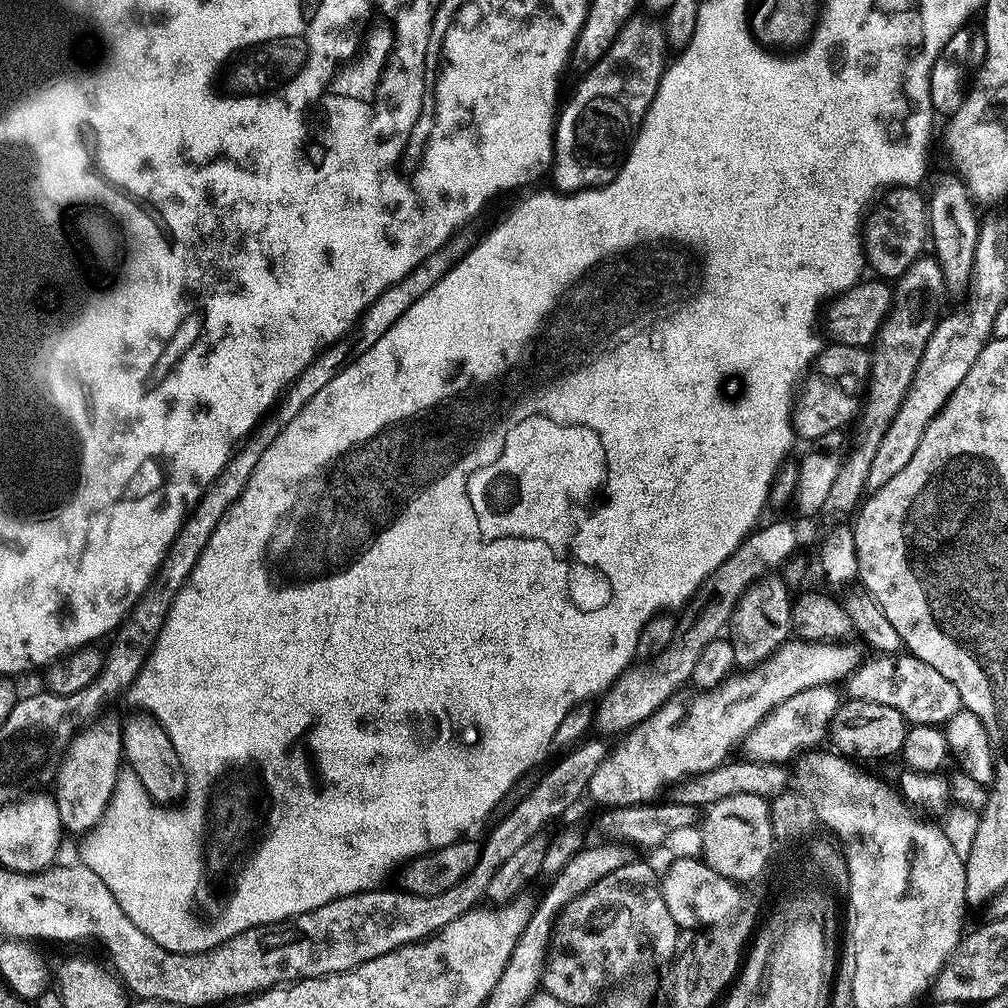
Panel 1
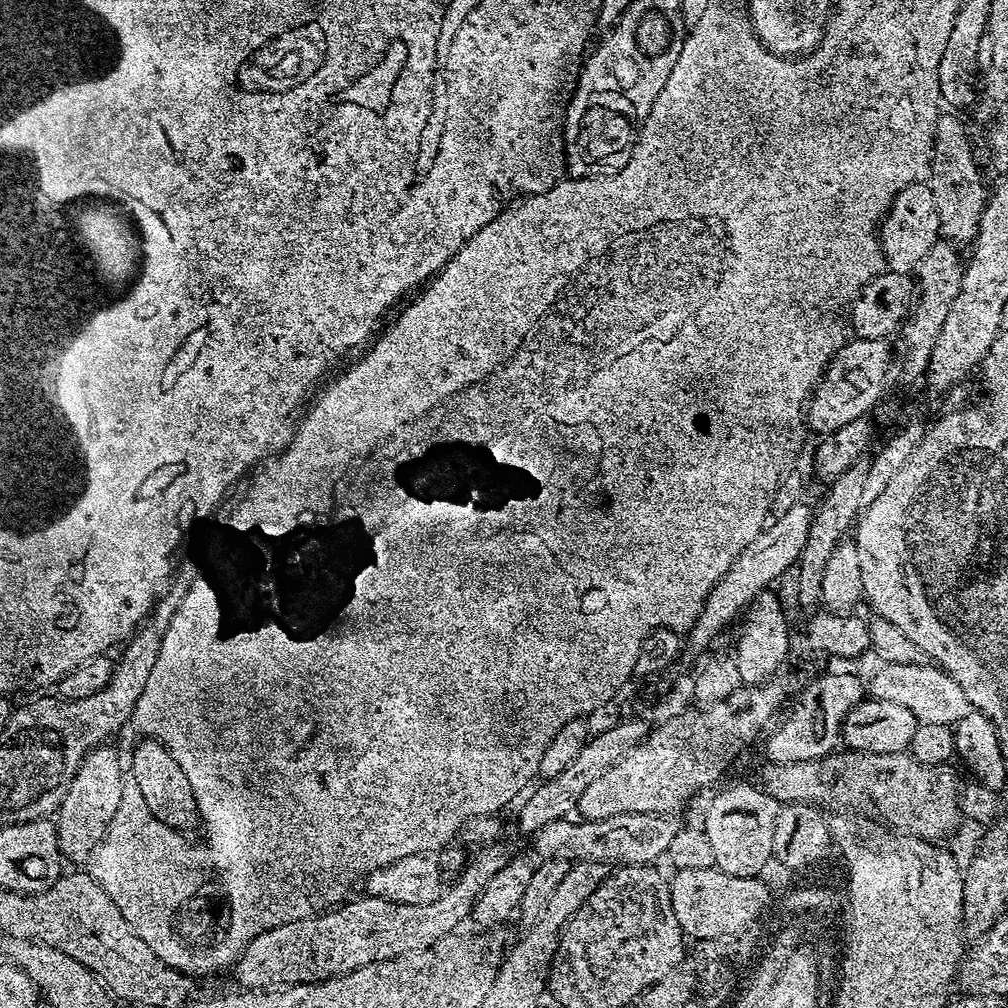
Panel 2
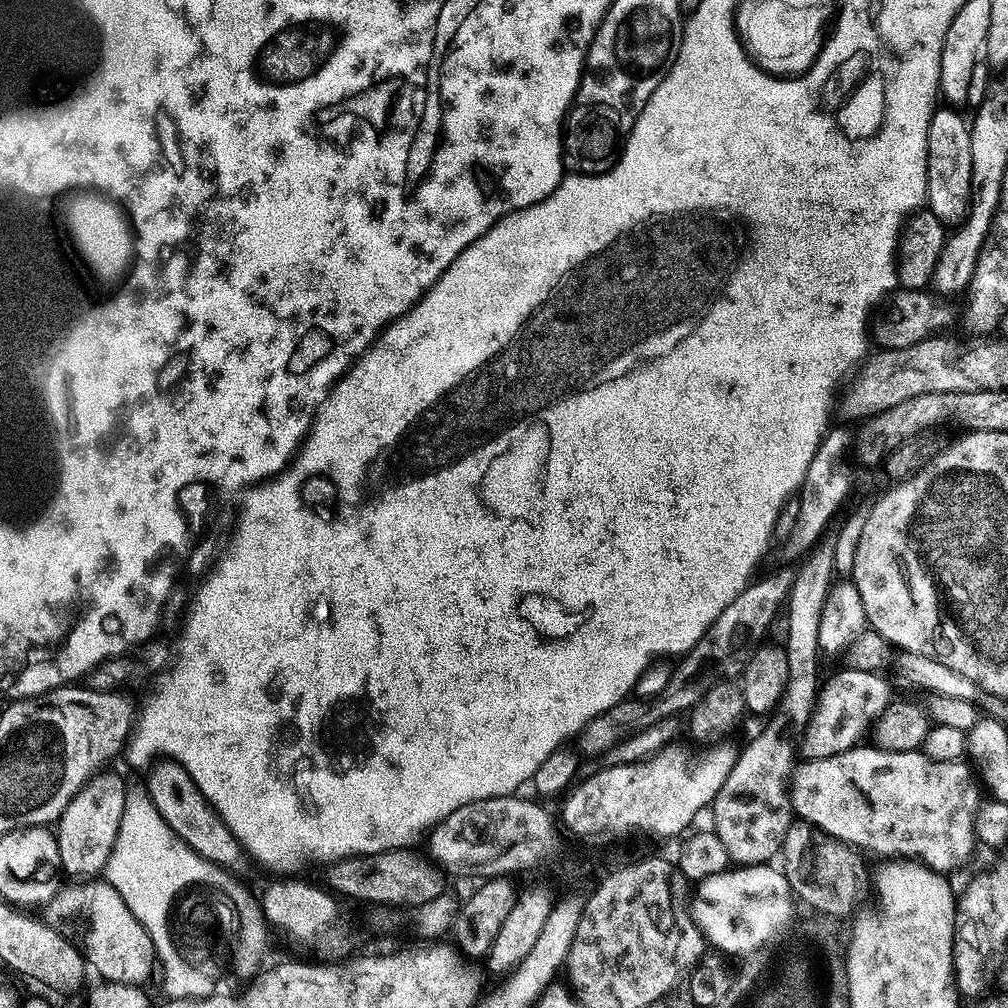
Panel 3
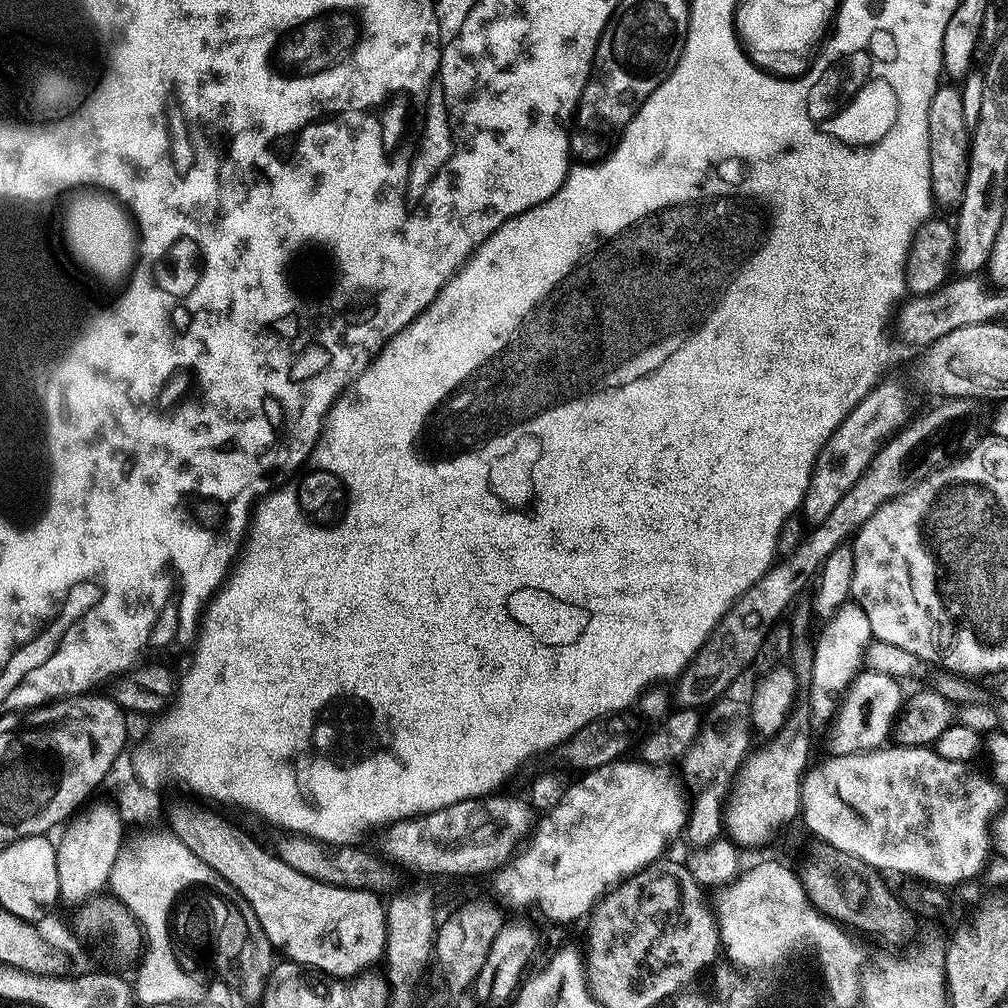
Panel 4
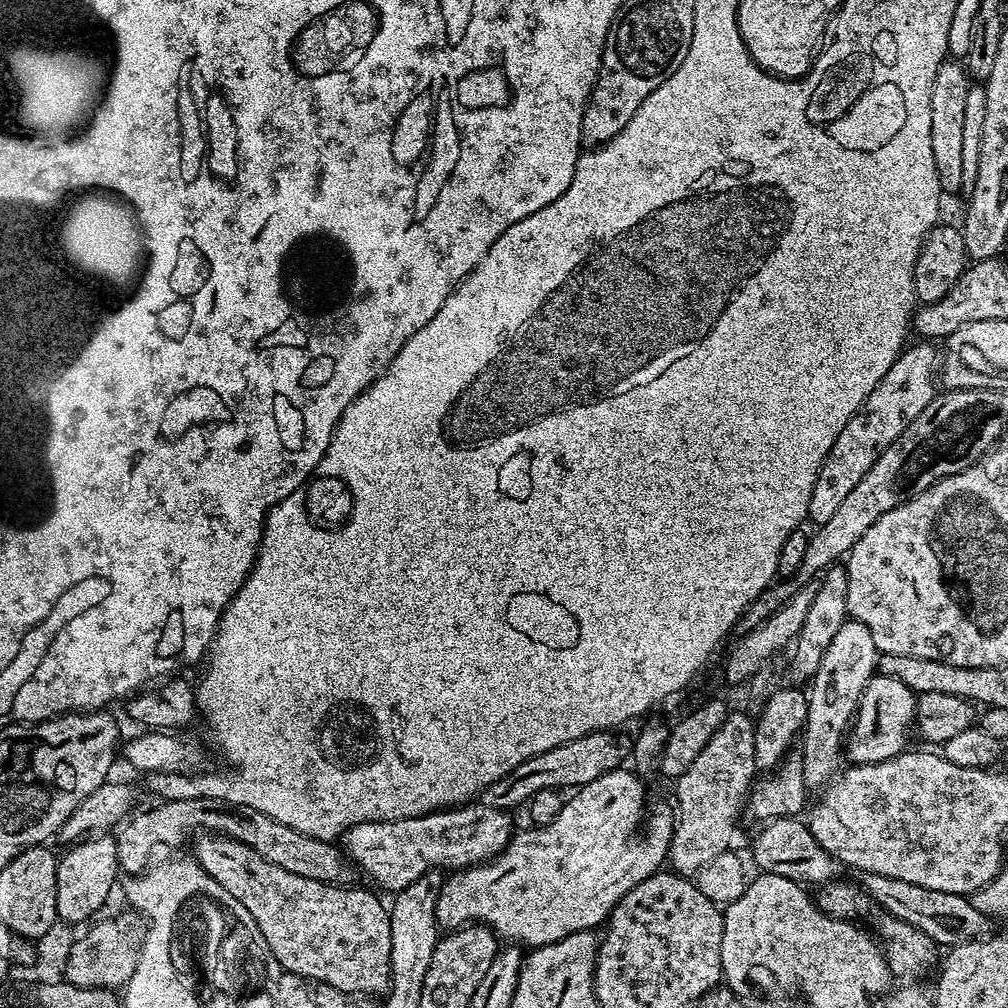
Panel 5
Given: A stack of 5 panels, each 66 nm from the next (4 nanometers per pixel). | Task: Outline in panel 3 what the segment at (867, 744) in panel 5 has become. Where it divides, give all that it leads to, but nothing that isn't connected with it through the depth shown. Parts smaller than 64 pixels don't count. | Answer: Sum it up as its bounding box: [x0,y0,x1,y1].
[798,668,890,760]

